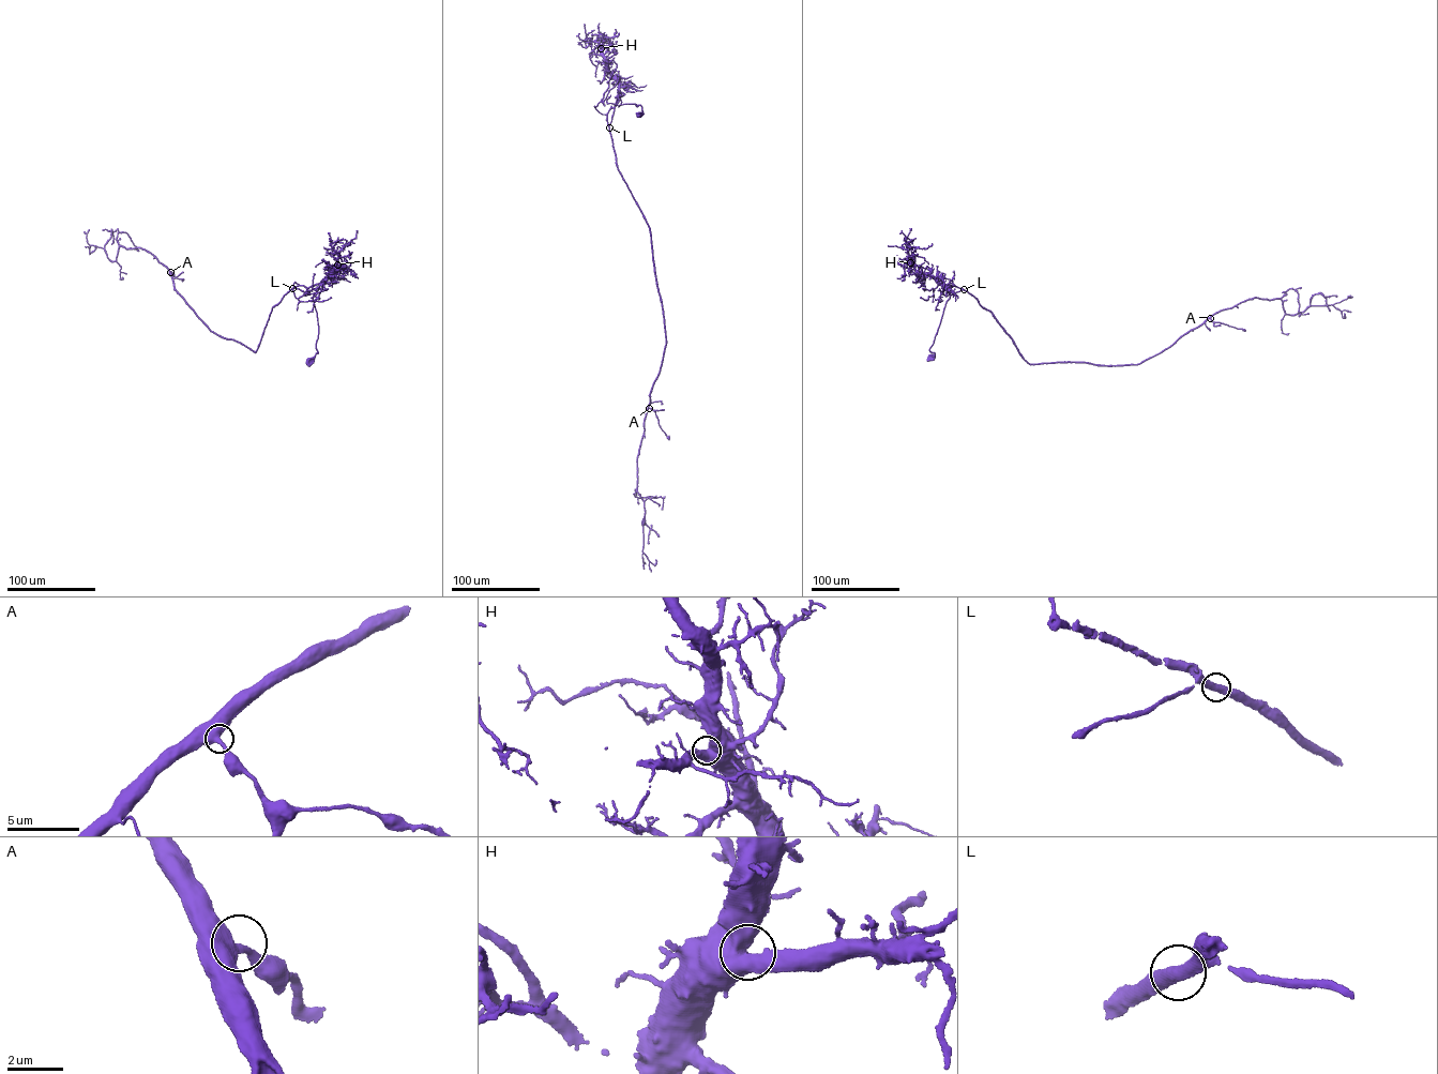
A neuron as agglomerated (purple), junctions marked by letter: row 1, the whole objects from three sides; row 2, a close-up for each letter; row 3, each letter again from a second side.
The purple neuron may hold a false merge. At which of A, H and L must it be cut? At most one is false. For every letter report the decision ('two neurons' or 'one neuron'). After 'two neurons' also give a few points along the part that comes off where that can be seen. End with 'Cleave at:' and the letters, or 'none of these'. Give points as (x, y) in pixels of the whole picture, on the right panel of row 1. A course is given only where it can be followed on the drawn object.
A: one neuron
H: one neuron
L: one neuron
Cleave at: none of these

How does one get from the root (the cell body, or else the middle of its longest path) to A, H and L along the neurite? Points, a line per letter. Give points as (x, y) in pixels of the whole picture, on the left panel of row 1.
A: (308, 361), (322, 281), (293, 287), (273, 306), (255, 352), (209, 330), (170, 272)
H: (308, 361), (318, 352), (318, 329), (313, 297), (337, 265)
L: (308, 361), (318, 352), (318, 329), (313, 298), (322, 281), (308, 287), (293, 288)

